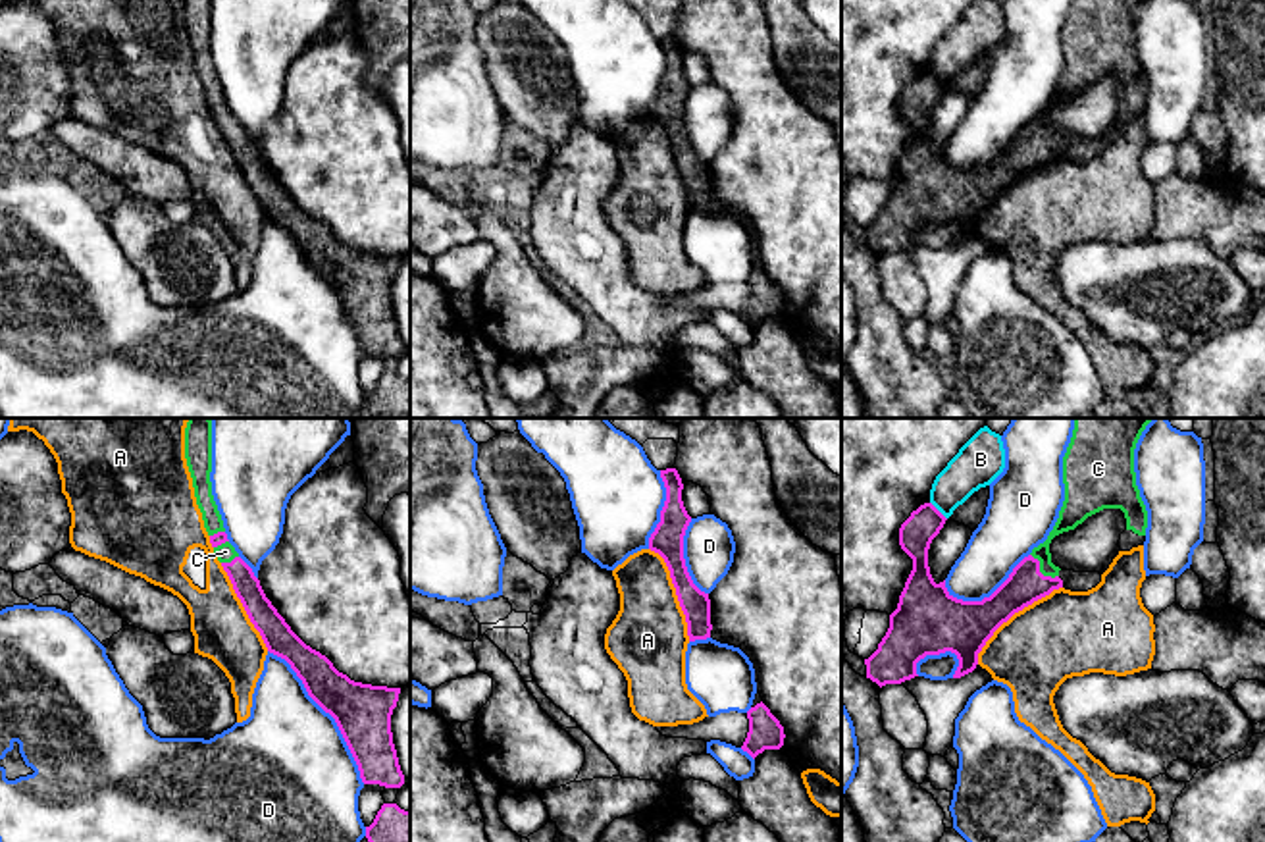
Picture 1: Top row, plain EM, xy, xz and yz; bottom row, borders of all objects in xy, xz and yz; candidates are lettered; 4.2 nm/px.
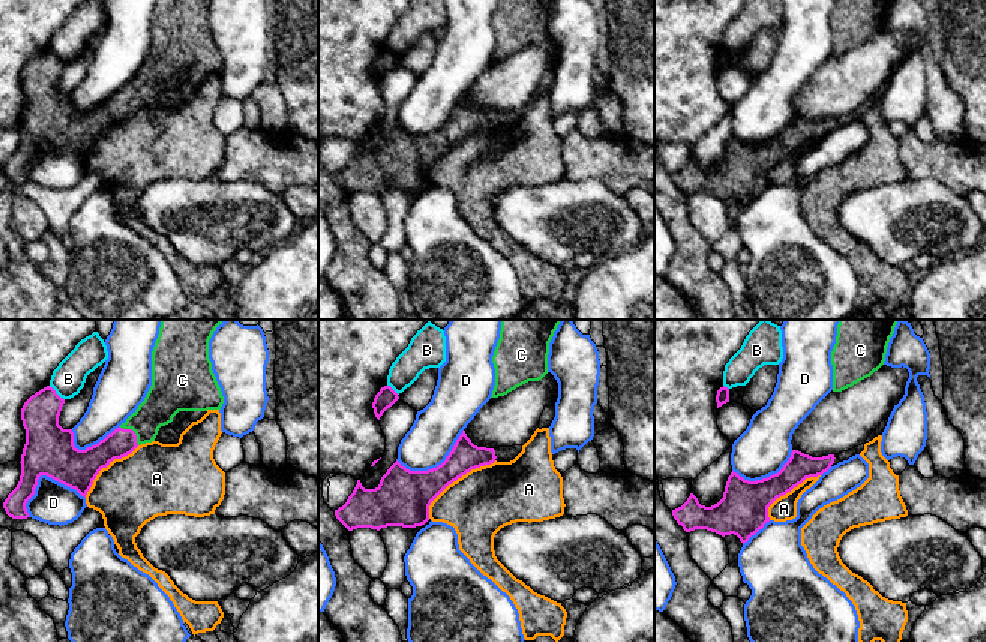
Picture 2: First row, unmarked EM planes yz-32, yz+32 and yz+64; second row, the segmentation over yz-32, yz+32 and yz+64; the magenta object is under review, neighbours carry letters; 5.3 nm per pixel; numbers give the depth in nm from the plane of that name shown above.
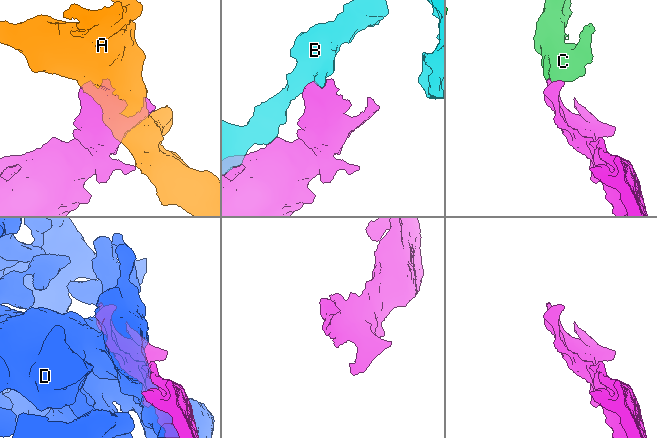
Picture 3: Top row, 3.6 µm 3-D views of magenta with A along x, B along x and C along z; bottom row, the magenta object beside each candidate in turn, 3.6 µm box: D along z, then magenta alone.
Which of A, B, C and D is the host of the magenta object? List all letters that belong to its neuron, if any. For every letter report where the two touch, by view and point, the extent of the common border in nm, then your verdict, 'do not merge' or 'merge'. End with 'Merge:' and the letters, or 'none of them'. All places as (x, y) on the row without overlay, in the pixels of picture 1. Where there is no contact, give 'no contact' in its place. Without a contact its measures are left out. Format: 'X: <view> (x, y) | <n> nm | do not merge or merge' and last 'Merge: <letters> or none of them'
A: yz (1011, 184) | 480 nm | do not merge
B: yz (938, 79) | 100 nm | do not merge
C: yz (1038, 139) | 160 nm | merge
D: xy (328, 280) | 700 nm | do not merge
Merge: C

